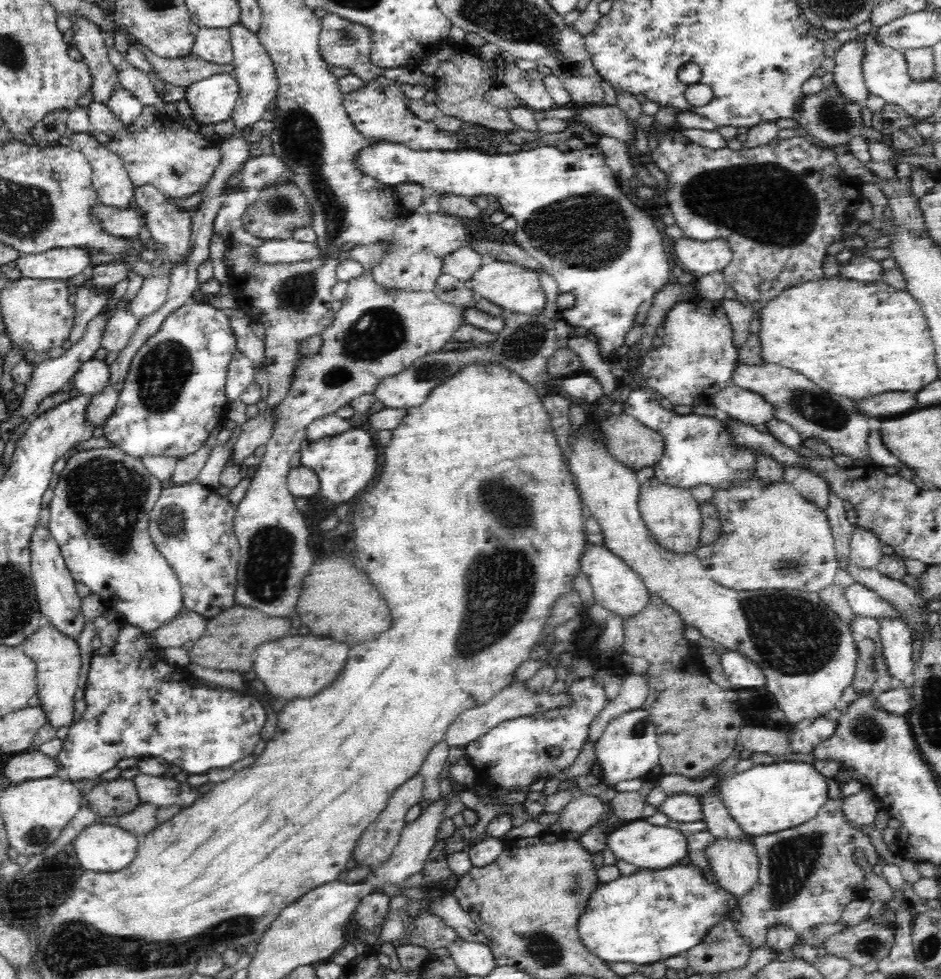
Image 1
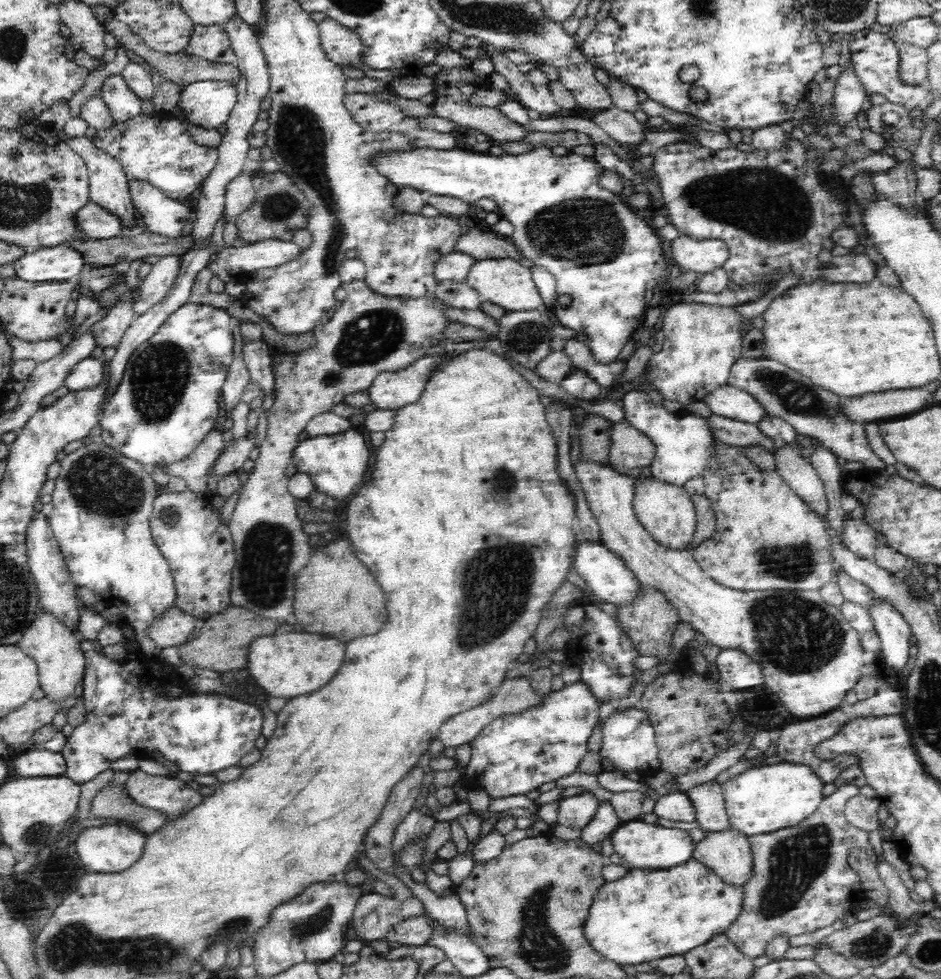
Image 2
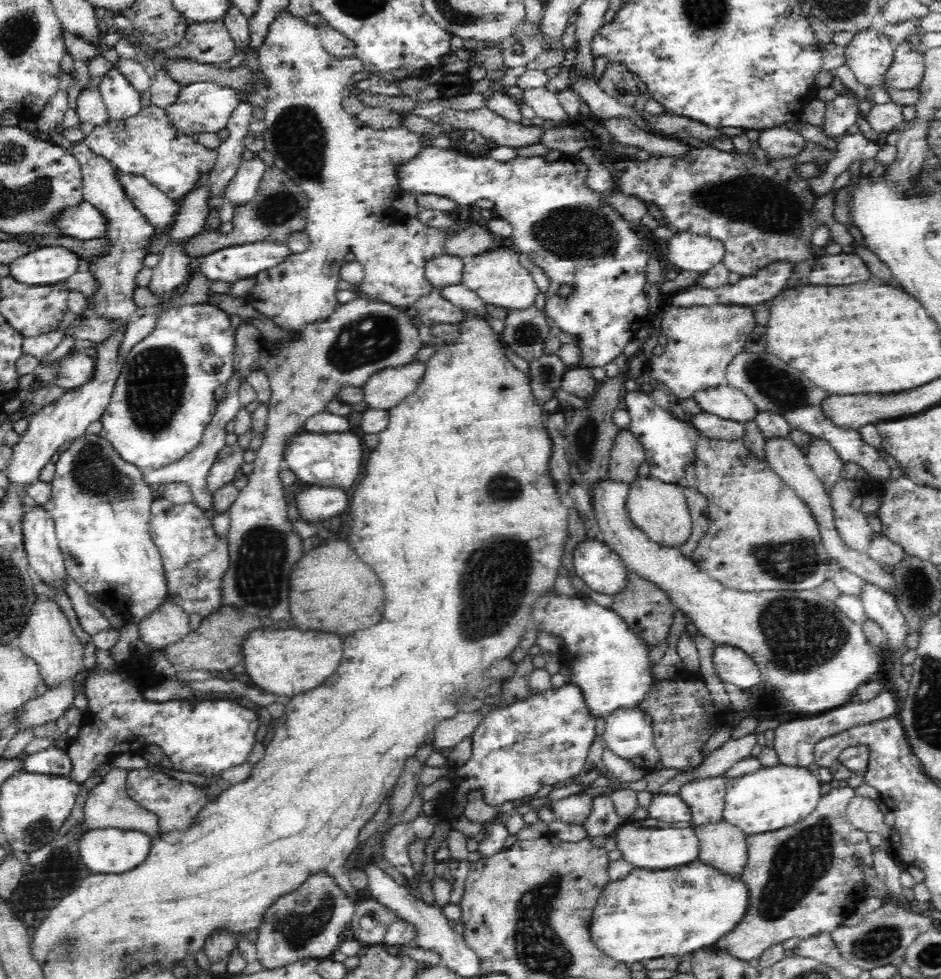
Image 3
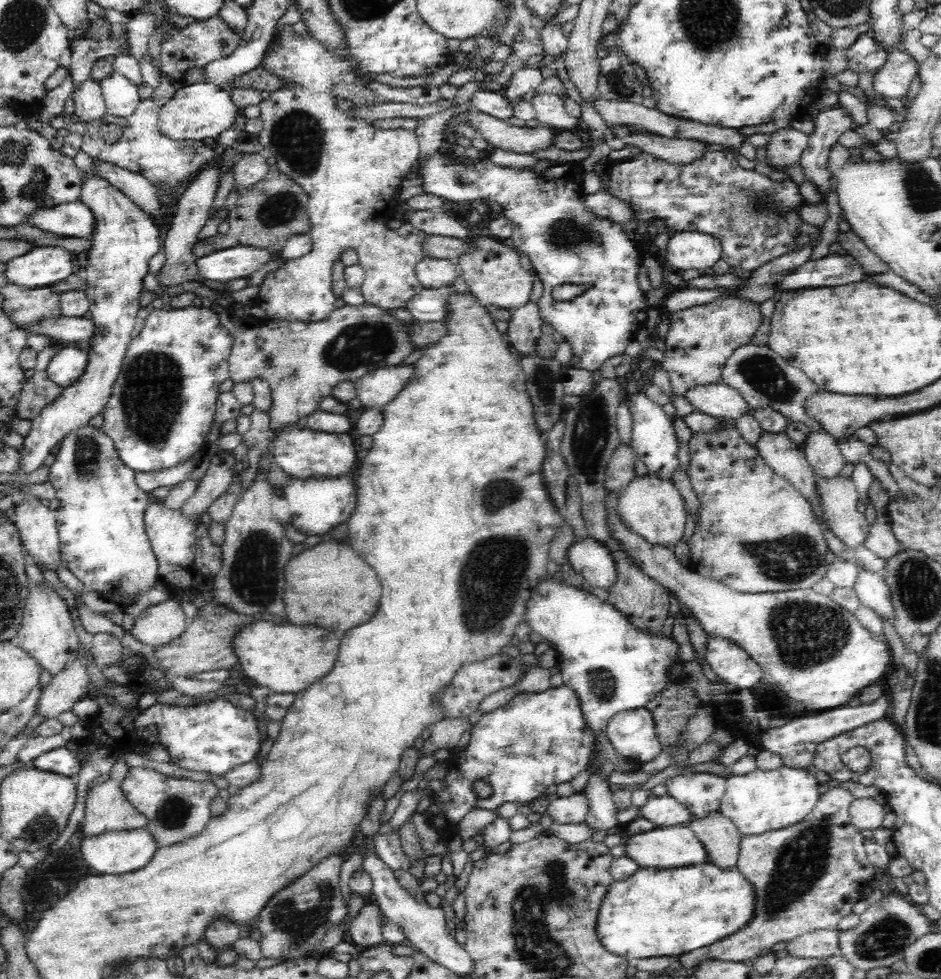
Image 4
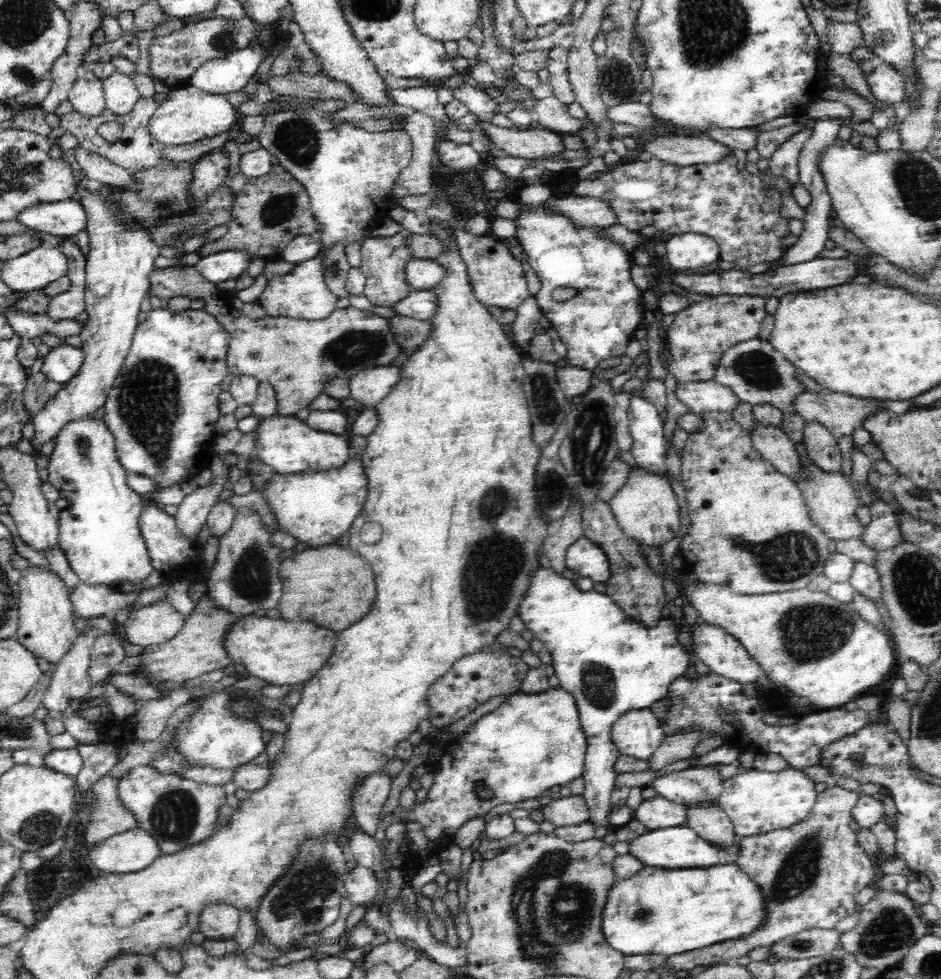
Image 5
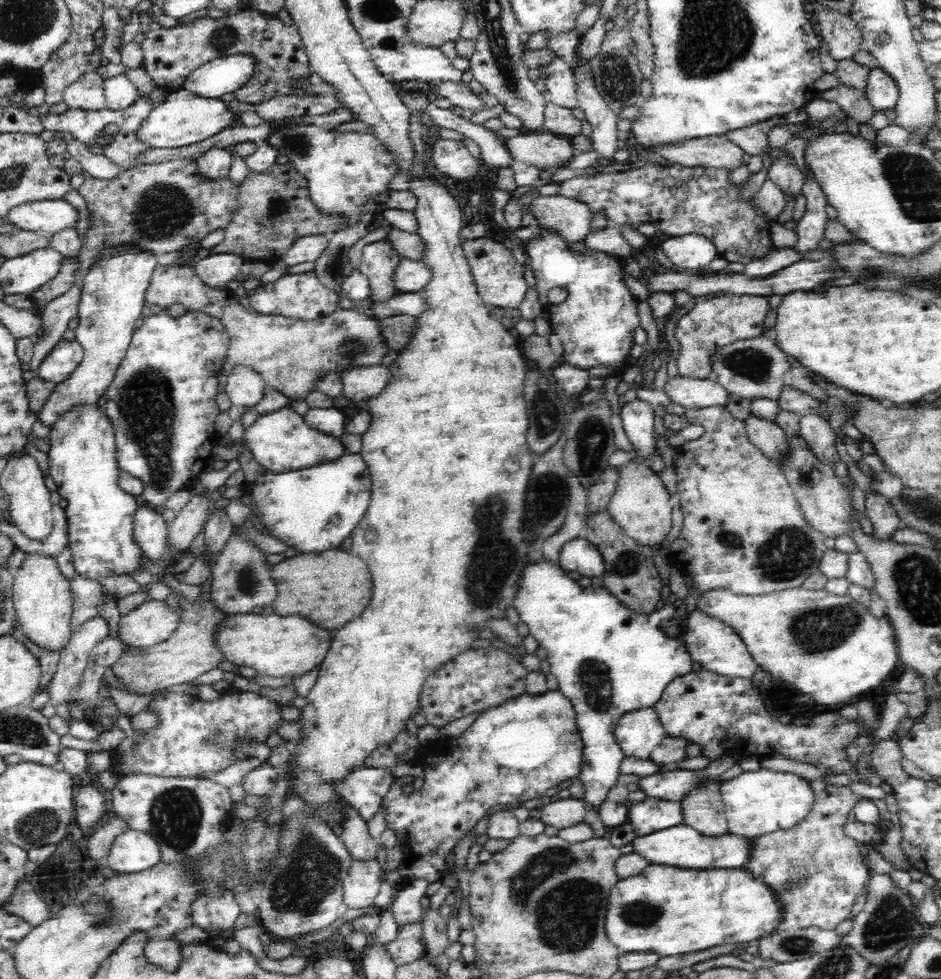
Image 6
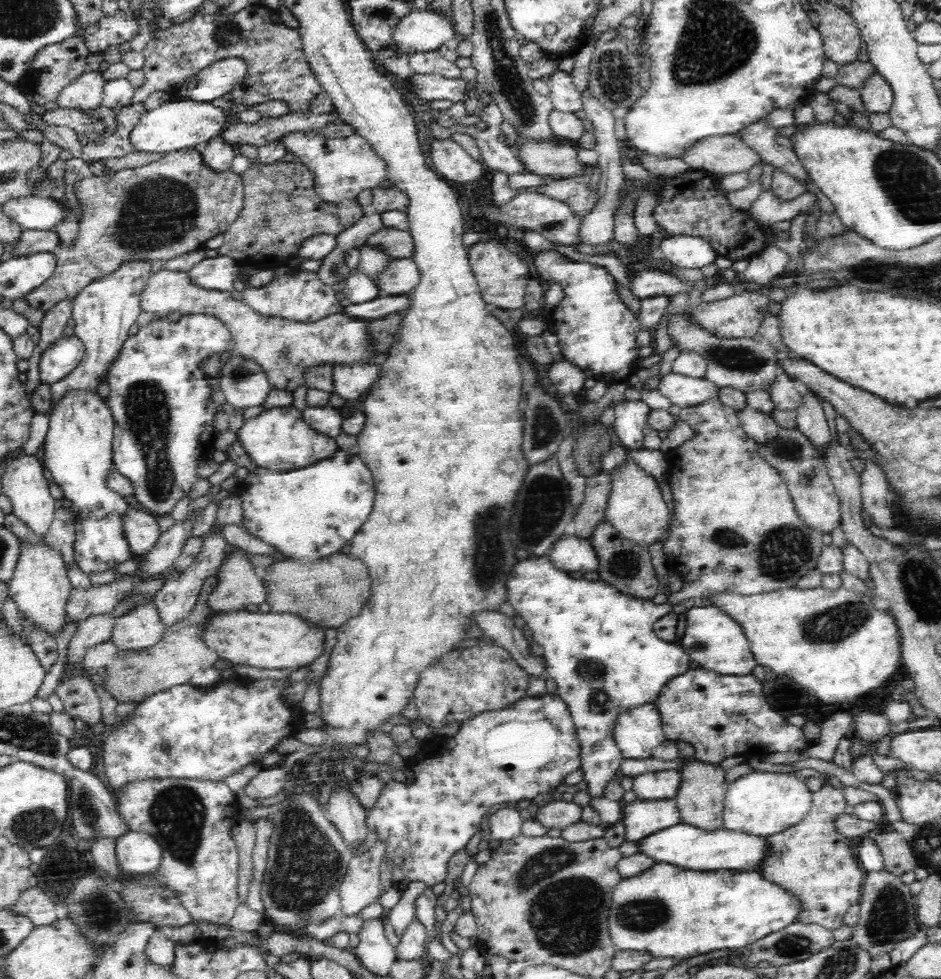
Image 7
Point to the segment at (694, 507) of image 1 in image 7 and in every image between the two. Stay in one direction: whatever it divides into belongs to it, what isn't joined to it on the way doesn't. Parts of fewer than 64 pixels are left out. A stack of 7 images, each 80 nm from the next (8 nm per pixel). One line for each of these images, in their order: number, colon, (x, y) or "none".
2: (666, 511)
3: (658, 509)
4: (652, 507)
5: (646, 508)
6: (640, 506)
7: (635, 507)

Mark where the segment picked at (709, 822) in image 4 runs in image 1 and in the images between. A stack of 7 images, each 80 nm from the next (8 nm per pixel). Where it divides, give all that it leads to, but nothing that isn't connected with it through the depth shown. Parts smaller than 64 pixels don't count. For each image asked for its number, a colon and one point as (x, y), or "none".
1: (735, 864)
2: (727, 853)
3: (722, 845)

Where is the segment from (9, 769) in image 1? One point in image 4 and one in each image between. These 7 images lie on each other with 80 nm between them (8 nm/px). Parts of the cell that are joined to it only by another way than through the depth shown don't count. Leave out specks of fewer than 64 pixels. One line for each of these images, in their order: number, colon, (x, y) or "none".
2: (40, 762)
3: (52, 760)
4: (63, 760)

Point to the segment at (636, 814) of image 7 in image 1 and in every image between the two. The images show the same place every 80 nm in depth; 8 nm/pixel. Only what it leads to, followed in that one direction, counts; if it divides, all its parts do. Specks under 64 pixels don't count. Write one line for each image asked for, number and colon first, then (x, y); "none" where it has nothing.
1: (684, 808)
2: (674, 806)
3: (667, 808)
4: (662, 811)
5: (656, 813)
6: (648, 817)

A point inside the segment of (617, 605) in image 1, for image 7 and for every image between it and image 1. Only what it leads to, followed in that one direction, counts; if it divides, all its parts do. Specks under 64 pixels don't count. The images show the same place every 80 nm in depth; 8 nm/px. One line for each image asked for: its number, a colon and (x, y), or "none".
2: (606, 574)
3: (601, 568)
4: (592, 560)
5: (587, 559)
6: (578, 554)
7: (569, 553)

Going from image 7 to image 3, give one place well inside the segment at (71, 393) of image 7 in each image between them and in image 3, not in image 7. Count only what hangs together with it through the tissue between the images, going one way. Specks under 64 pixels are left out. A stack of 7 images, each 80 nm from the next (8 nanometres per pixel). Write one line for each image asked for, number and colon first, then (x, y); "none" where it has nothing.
3: (101, 515)
4: (102, 539)
5: (99, 531)
6: (82, 457)

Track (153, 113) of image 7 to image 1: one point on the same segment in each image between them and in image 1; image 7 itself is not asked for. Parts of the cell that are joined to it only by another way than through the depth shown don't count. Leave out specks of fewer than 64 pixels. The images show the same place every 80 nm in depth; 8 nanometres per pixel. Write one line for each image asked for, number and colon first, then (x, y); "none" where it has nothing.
1: (212, 101)
2: (207, 105)
3: (201, 108)
4: (195, 112)
5: (186, 115)
6: (183, 119)

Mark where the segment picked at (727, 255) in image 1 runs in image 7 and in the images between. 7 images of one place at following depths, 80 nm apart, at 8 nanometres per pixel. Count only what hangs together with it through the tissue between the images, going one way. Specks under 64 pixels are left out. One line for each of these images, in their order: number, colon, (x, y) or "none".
2: (699, 255)
3: (687, 251)
4: (686, 250)
5: (685, 252)
6: (692, 251)
7: (685, 251)

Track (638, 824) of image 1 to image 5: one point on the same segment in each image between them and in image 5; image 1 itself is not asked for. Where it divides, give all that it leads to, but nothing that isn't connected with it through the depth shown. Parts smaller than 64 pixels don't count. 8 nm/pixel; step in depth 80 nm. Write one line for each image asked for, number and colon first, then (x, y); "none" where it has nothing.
2: (642, 846)
3: (646, 848)
4: (673, 847)
5: (678, 846)

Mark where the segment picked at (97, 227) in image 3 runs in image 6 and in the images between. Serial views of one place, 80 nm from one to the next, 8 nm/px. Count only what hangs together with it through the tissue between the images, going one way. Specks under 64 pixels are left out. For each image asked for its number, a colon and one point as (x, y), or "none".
4: (75, 219)
5: (68, 217)
6: (47, 216)

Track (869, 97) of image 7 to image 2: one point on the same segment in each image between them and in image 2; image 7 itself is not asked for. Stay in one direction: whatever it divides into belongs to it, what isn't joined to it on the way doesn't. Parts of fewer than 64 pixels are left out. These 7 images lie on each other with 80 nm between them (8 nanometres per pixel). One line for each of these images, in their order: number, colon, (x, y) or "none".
2: (913, 61)
3: (906, 70)
4: (893, 79)
5: (887, 86)
6: (881, 92)

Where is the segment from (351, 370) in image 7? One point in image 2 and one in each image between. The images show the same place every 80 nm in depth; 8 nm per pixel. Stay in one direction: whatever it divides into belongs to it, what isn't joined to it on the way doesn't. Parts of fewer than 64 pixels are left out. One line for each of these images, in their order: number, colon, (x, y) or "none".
2: (390, 390)
3: (386, 387)
4: (376, 387)
5: (368, 386)
6: (359, 383)

